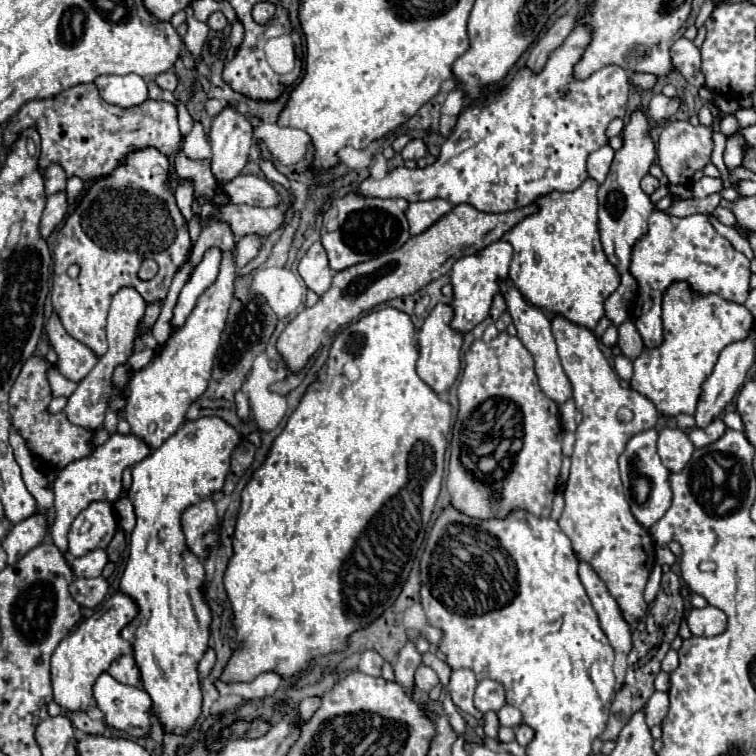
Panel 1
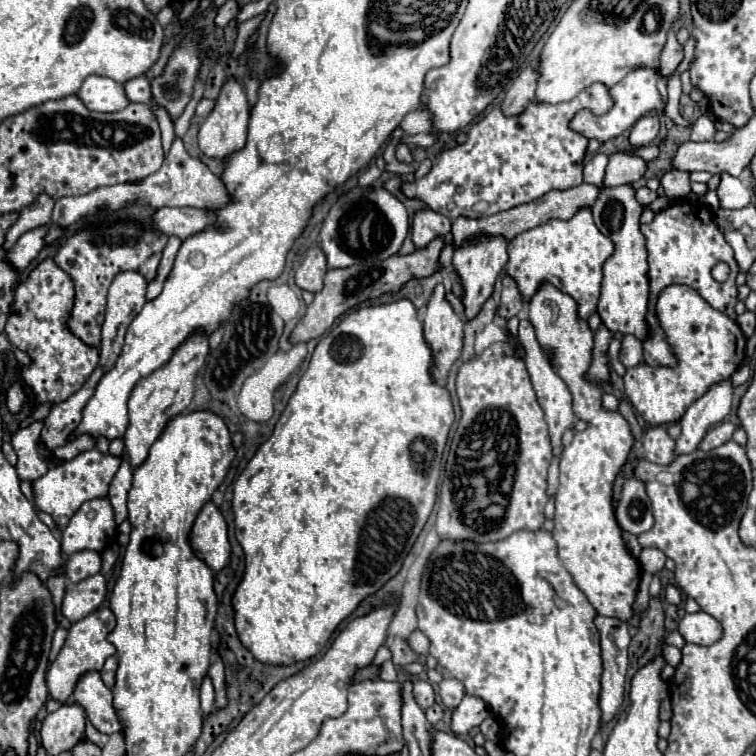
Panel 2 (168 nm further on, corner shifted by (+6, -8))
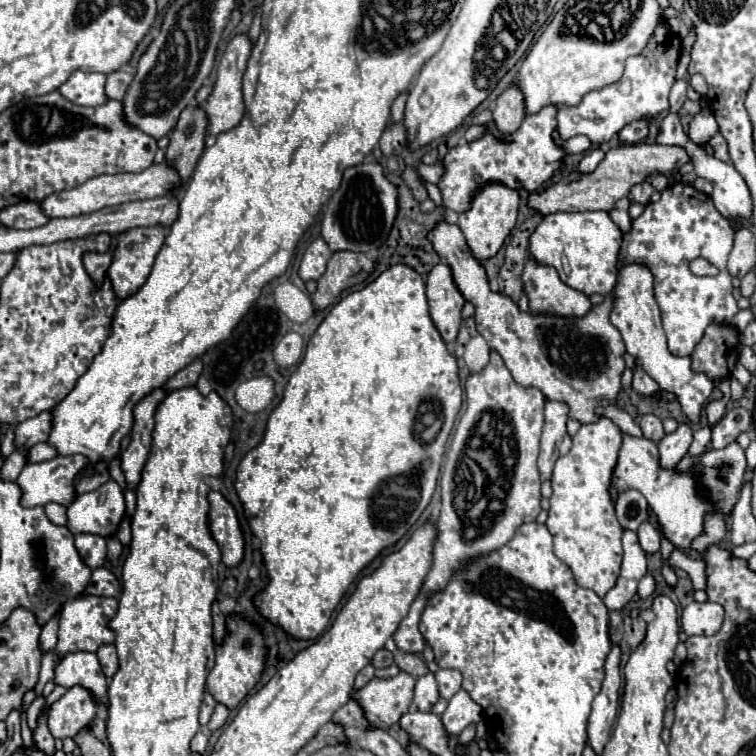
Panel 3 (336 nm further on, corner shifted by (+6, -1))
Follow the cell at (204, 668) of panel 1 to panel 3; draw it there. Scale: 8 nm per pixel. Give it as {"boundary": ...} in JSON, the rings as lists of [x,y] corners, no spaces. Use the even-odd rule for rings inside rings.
{"boundary":[[[206,692],[204,694],[204,700],[202,700],[202,706],[200,706],[200,724],[208,724],[212,712],[214,712],[214,706],[216,706],[216,700]]]}

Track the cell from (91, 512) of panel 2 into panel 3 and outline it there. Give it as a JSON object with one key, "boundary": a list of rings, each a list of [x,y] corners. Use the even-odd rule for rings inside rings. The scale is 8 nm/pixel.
{"boundary":[[[108,480],[98,490],[78,496],[68,506],[68,530],[72,534],[116,534],[126,512],[124,490],[114,480]]]}

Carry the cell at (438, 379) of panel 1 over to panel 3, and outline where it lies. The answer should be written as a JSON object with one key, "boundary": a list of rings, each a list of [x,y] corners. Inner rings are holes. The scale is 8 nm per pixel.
{"boundary":[[[446,262],[436,264],[426,276],[426,294],[430,302],[430,316],[440,336],[446,342],[454,342],[458,328],[462,324],[460,310],[464,306],[464,296],[454,284],[450,266]]]}

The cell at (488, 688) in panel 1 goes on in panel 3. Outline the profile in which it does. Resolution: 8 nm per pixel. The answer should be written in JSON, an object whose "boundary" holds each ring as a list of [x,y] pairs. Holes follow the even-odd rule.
{"boundary":[[[466,690],[456,692],[450,702],[446,712],[442,714],[442,724],[448,736],[458,736],[468,724],[480,722],[482,718],[482,708],[466,694]]]}

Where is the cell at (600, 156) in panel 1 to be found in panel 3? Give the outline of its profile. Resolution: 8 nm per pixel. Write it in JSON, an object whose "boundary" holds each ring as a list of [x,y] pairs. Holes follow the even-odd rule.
{"boundary":[[[594,148],[594,150],[590,150],[590,152],[584,154],[584,158],[582,158],[580,164],[578,164],[578,170],[580,170],[582,174],[590,174],[590,172],[596,170],[596,166],[598,166],[602,160],[604,160],[604,152],[602,152],[600,148]]]}

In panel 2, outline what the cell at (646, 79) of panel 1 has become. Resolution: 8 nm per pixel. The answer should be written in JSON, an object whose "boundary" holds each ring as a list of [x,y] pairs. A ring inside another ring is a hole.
{"boundary":[[[654,69],[630,71],[620,83],[610,87],[610,95],[614,97],[614,109],[610,109],[610,113],[606,113],[602,117],[594,117],[592,113],[582,111],[582,113],[578,113],[578,117],[574,117],[570,127],[574,131],[580,131],[582,135],[586,135],[588,139],[598,139],[600,143],[606,143],[608,139],[614,139],[616,135],[630,129],[642,115],[656,113],[656,111],[664,109],[664,103],[660,99],[658,89],[656,89],[656,81],[658,81],[658,77],[656,77]]]}

